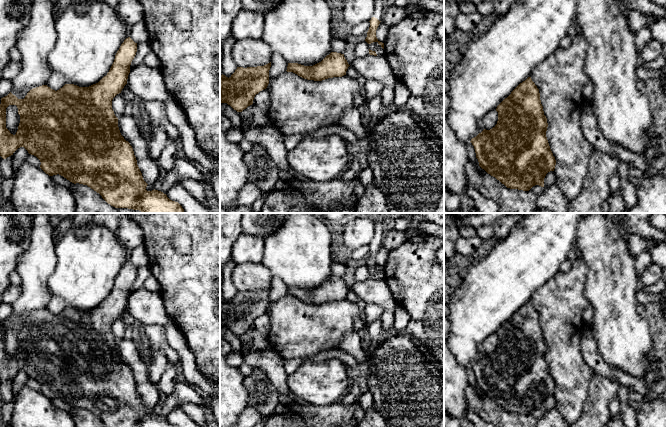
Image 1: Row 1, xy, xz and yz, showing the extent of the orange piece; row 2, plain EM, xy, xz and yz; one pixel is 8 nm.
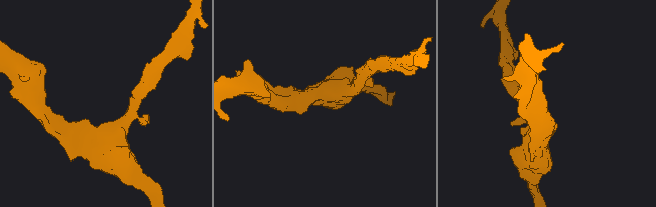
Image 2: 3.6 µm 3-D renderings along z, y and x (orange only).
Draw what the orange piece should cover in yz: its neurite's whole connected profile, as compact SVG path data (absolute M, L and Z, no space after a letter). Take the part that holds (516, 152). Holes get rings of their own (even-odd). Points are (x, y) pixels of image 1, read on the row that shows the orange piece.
M531 77L520 83L497 106L496 111L498 112L497 124L490 130L484 129L470 141L474 146L479 166L510 189L529 191L535 185L544 187L544 178L548 172L554 171L556 160L546 137L548 123L541 104L539 89Z

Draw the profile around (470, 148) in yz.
M471 142L467 143L467 153L469 160L473 162L475 165L479 166L478 159L476 158L475 149Z

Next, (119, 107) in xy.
M122 93L117 94L112 100L112 109L117 118L121 117L128 111Z

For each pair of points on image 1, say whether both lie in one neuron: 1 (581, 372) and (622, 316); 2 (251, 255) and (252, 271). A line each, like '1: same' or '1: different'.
1: different
2: different

